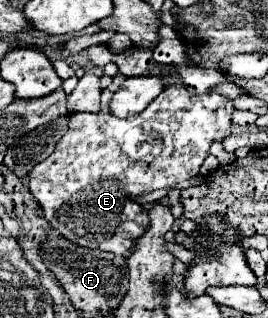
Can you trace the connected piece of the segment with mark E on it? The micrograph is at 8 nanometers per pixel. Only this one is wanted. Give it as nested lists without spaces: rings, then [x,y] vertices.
[[[177,80],[171,82],[141,114],[131,118],[115,118],[111,112],[101,110],[99,114],[73,112],[67,120],[67,134],[55,146],[55,152],[39,162],[29,172],[29,190],[43,208],[43,216],[51,228],[59,230],[63,238],[83,246],[129,256],[135,238],[139,238],[149,224],[147,212],[135,204],[129,196],[153,192],[159,188],[171,188],[183,180],[199,174],[203,160],[209,154],[213,140],[223,140],[231,134],[233,102],[221,94],[189,94],[187,88]]]

